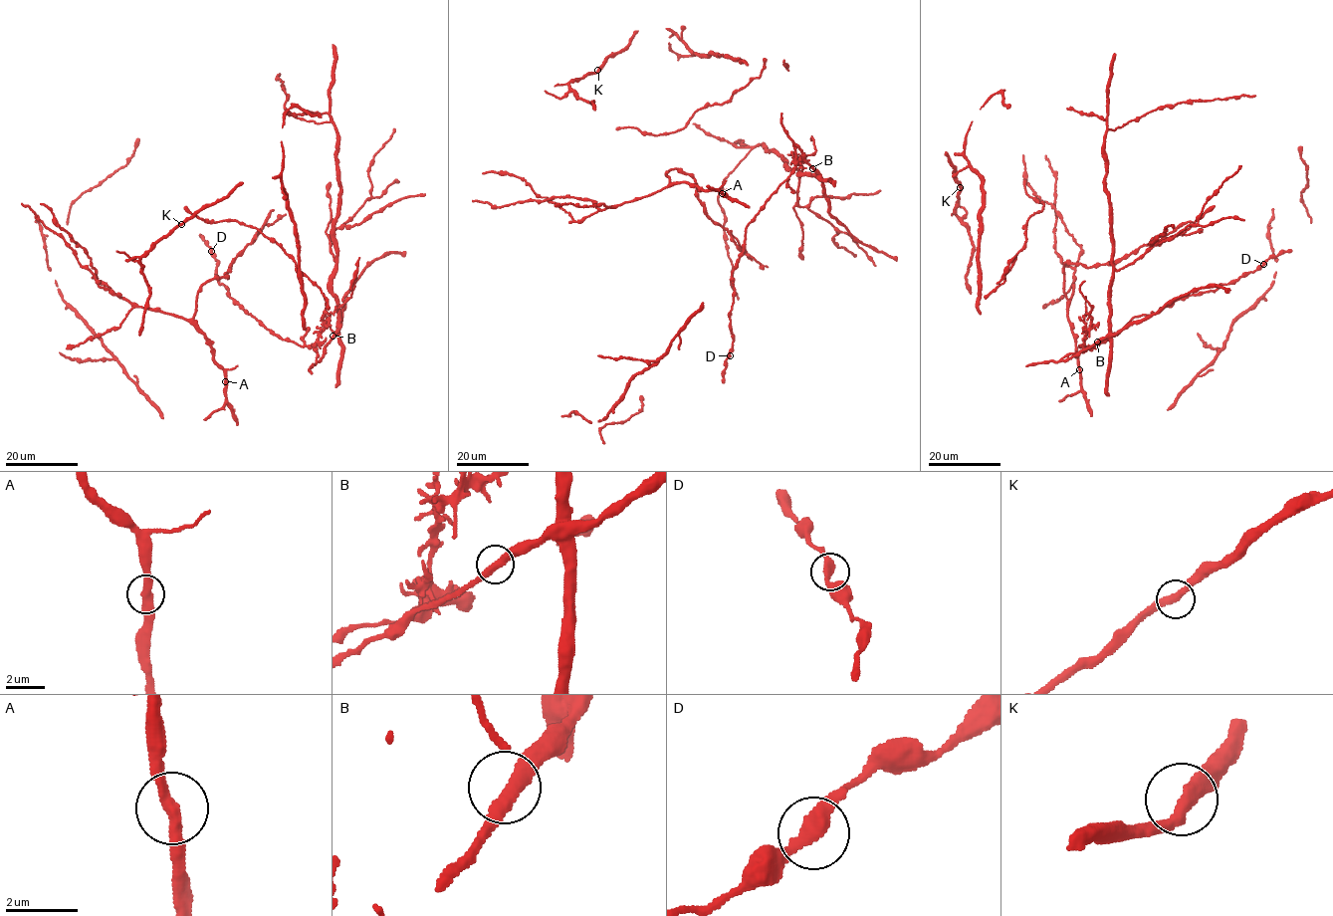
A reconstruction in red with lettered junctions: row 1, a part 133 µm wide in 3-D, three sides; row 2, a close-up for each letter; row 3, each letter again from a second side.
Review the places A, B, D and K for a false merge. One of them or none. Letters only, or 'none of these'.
none of these

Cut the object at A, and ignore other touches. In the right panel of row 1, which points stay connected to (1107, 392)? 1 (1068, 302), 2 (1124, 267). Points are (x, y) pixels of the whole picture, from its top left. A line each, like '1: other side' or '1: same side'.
1: other side
2: same side

